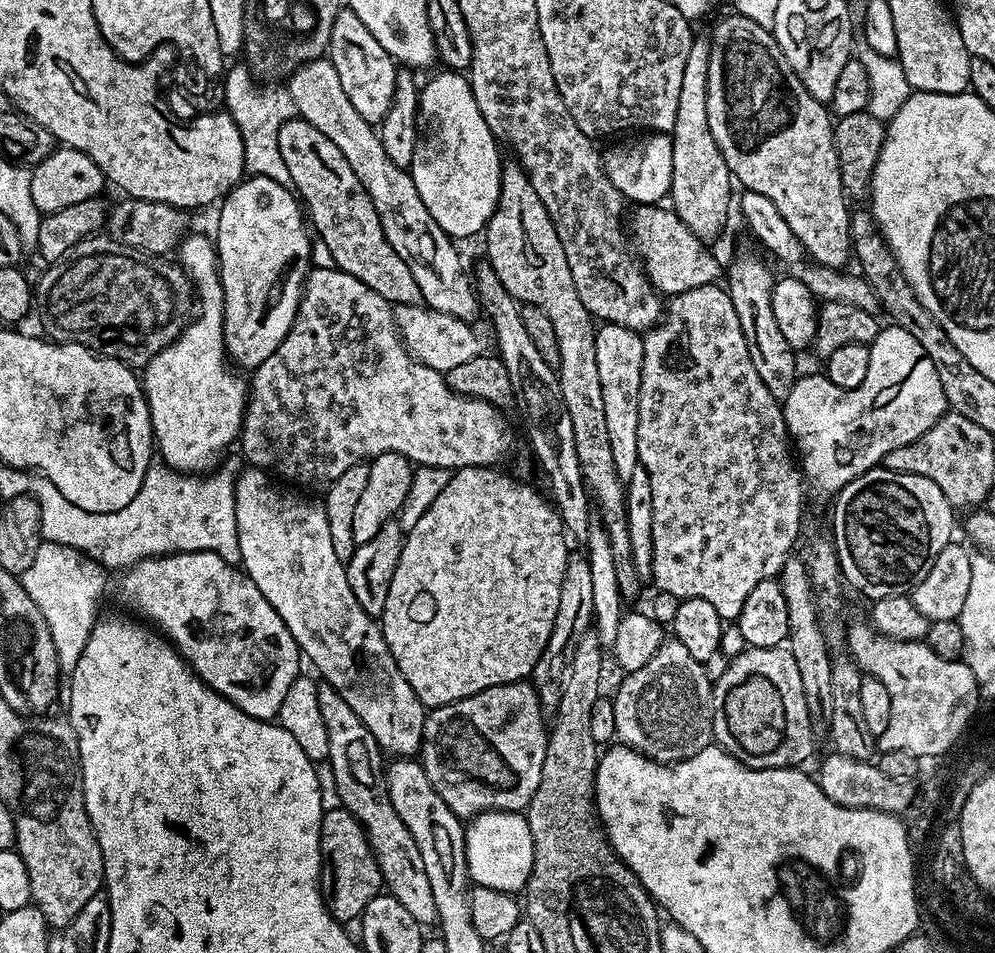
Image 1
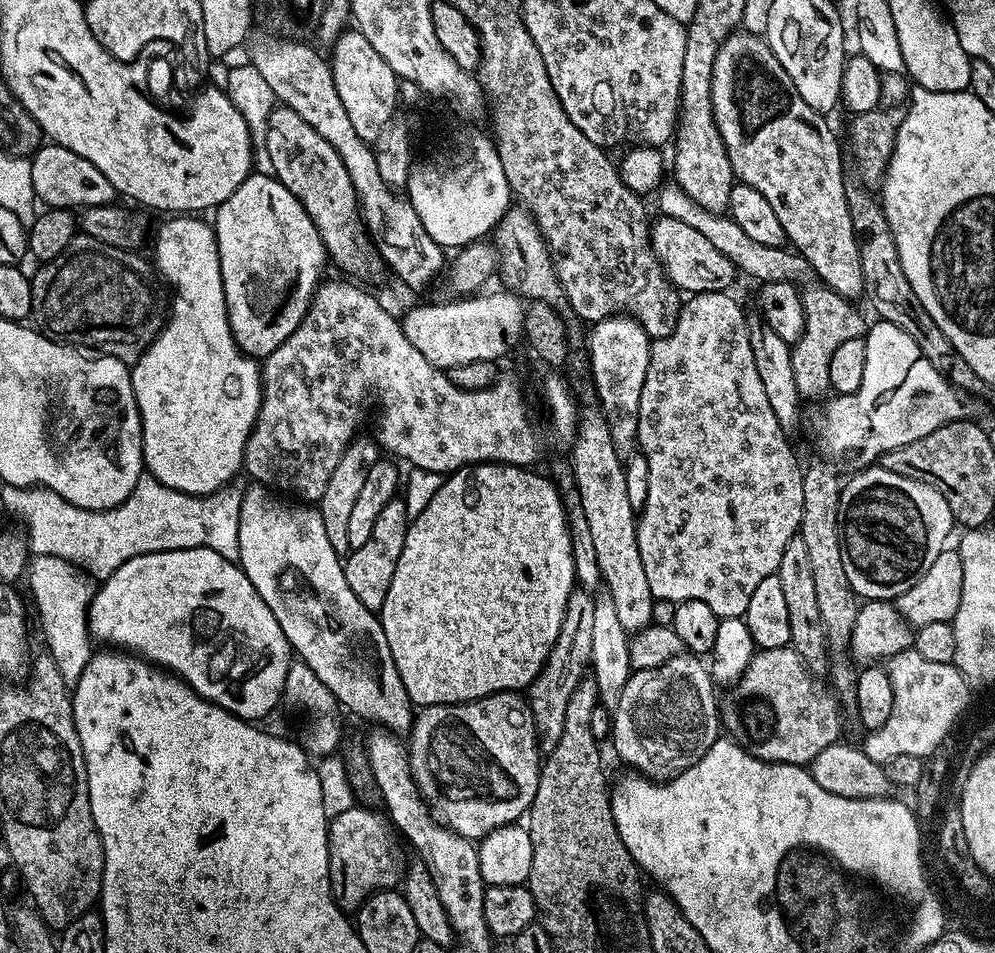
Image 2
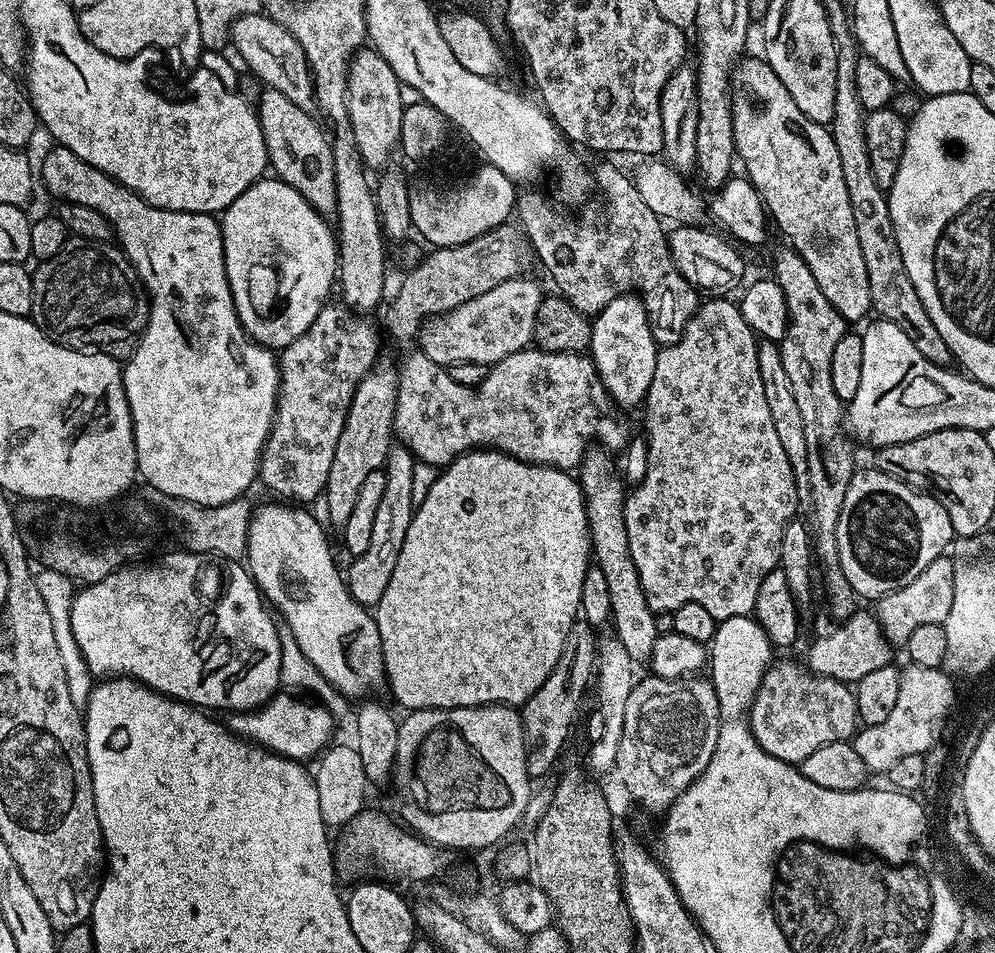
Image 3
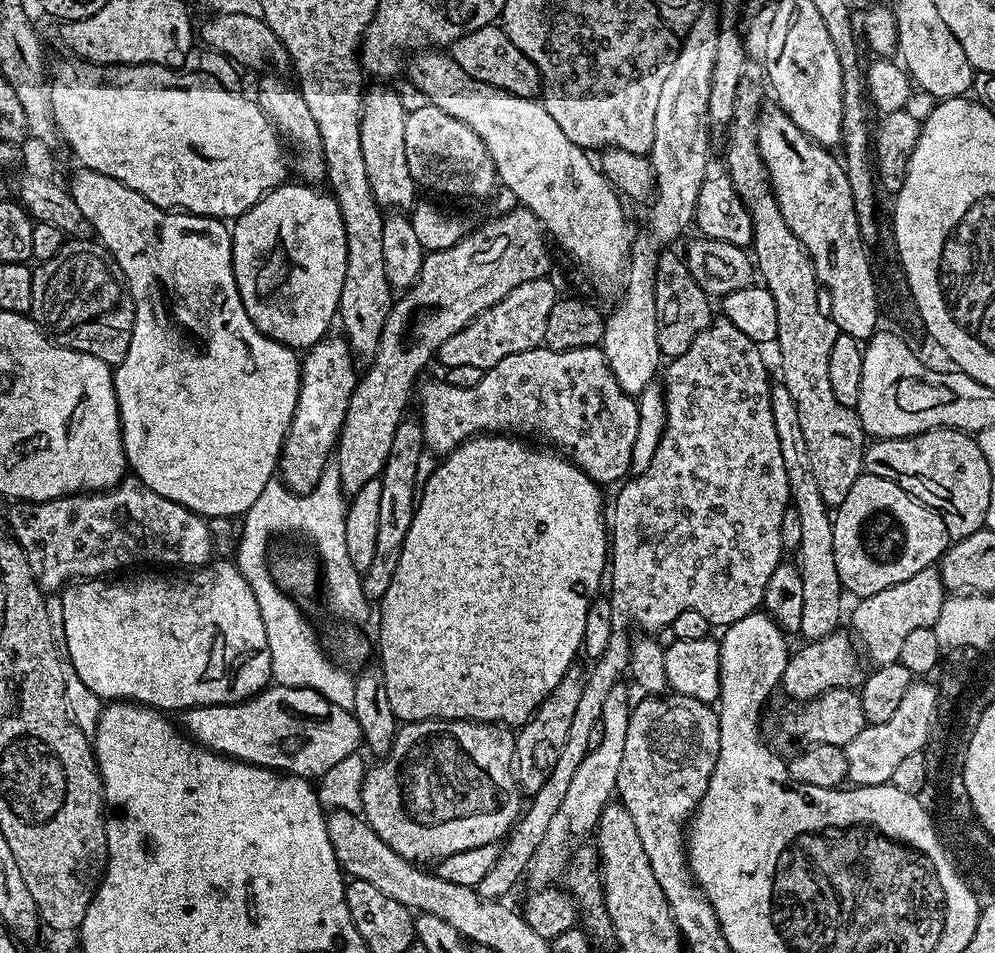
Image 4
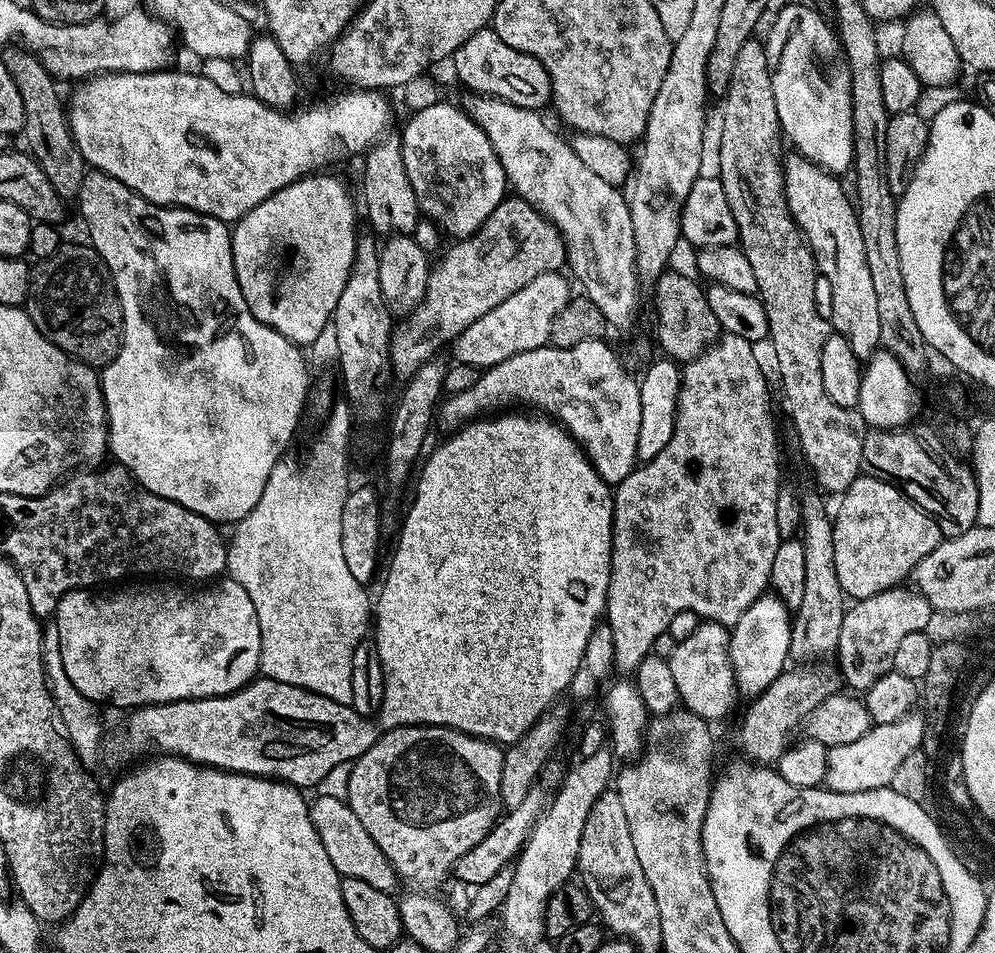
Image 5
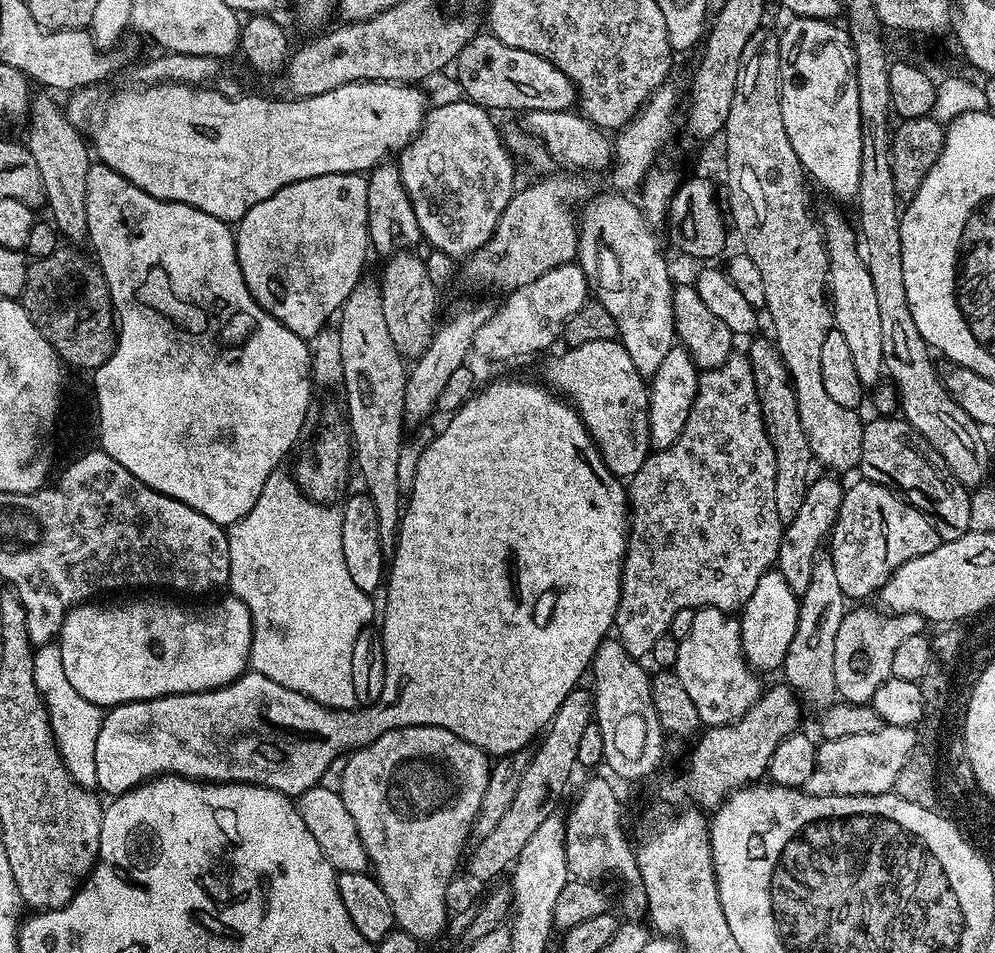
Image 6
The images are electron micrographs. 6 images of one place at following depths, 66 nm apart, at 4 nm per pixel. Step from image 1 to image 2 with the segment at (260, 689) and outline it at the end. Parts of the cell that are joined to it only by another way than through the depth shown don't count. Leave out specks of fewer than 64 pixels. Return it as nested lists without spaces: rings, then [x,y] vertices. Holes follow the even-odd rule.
[[[209,548],[151,552],[130,558],[130,562],[122,562],[122,566],[118,566],[118,570],[114,570],[114,574],[106,577],[92,593],[92,600],[88,603],[88,631],[97,641],[100,639],[104,643],[101,645],[111,646],[116,650],[127,650],[131,655],[147,660],[149,664],[167,670],[171,675],[179,676],[188,687],[193,688],[199,696],[206,698],[211,704],[222,706],[228,712],[249,722],[259,721],[259,716],[266,715],[276,703],[278,705],[281,703],[286,686],[286,674],[294,662],[293,650],[288,645],[286,634],[282,634],[282,626],[278,626],[278,618],[274,618],[274,610],[270,610],[266,602],[262,602],[258,590],[254,590],[250,578],[246,578],[239,563],[222,558],[222,554]]]

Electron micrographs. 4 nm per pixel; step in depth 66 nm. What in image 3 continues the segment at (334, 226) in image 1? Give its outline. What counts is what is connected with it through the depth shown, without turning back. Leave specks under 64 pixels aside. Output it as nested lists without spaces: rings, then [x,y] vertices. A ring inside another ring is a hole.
[[[273,88],[263,89],[261,93],[256,109],[271,171],[277,179],[291,186],[305,203],[314,206],[320,215],[333,215],[336,211],[337,188],[329,139],[324,138],[323,130],[307,109],[298,106]]]

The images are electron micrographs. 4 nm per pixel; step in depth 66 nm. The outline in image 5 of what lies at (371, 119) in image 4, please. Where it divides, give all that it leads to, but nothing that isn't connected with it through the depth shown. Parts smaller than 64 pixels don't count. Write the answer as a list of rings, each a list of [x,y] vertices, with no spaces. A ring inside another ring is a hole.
[[[388,134],[377,140],[368,149],[363,160],[364,204],[362,200],[362,208],[363,211],[364,208],[368,211],[368,222],[373,228],[371,231],[384,238],[415,233],[416,226],[422,219],[422,213],[414,190],[410,186],[410,178],[406,178],[406,166],[402,166],[399,135]]]

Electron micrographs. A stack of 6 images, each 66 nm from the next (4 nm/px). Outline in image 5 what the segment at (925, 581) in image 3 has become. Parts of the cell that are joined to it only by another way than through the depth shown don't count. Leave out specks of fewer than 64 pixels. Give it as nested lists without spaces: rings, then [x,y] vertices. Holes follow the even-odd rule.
[[[908,586],[887,588],[870,598],[855,601],[844,613],[842,634],[838,634],[834,653],[843,683],[847,687],[849,684],[852,690],[874,686],[882,674],[892,671],[892,659],[902,638],[906,638],[906,634],[925,631],[933,611],[927,598]]]

